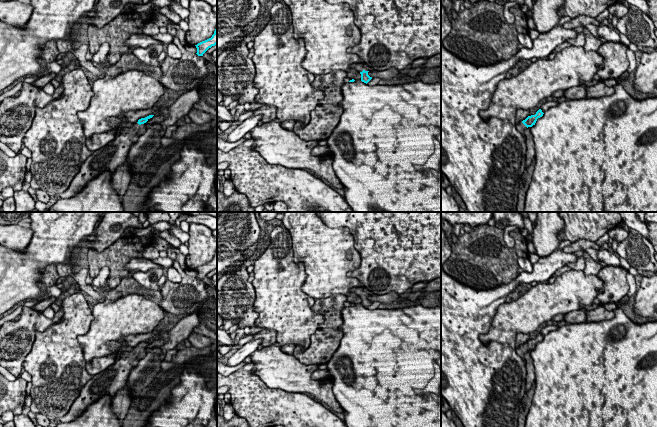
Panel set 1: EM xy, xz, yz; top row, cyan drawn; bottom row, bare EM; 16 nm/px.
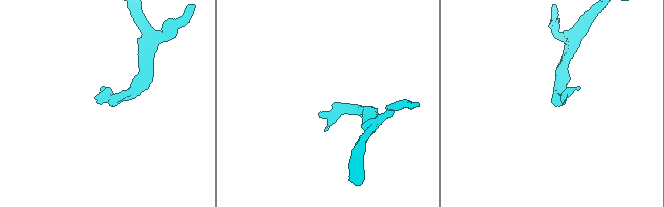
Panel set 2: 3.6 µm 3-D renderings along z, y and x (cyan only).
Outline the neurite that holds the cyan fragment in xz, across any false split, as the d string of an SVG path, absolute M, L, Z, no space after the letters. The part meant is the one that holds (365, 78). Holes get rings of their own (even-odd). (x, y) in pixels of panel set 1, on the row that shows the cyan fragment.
M361 63L351 65L350 69L356 69L361 74L361 81L366 84L372 79L372 77L368 75L369 71L365 71Z

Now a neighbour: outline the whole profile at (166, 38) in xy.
M158 33L156 35L151 35L154 39L160 40L163 44L170 44L173 41L173 36L170 35L169 33Z

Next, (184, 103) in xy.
M194 88L191 91L183 93L176 101L169 107L169 116L161 122L162 125L172 126L182 118L188 115L193 105L199 101L198 89Z

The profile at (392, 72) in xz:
M390 68L389 70L386 71L380 71L380 72L372 72L369 71L368 75L372 78L380 78L380 79L389 79L389 78L393 78L395 76L398 76L399 74L399 70L395 69L395 68Z

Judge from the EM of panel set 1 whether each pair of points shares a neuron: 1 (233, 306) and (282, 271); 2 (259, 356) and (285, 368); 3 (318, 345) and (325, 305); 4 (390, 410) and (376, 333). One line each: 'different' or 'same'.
1: different
2: same
3: same
4: same

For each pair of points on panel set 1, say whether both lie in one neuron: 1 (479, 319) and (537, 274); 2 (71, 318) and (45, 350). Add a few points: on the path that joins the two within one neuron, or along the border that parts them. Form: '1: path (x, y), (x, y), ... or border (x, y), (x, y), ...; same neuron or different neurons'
1: path (490, 304), (505, 289), (522, 277); same neuron
2: path (69, 326), (53, 342); same neuron

